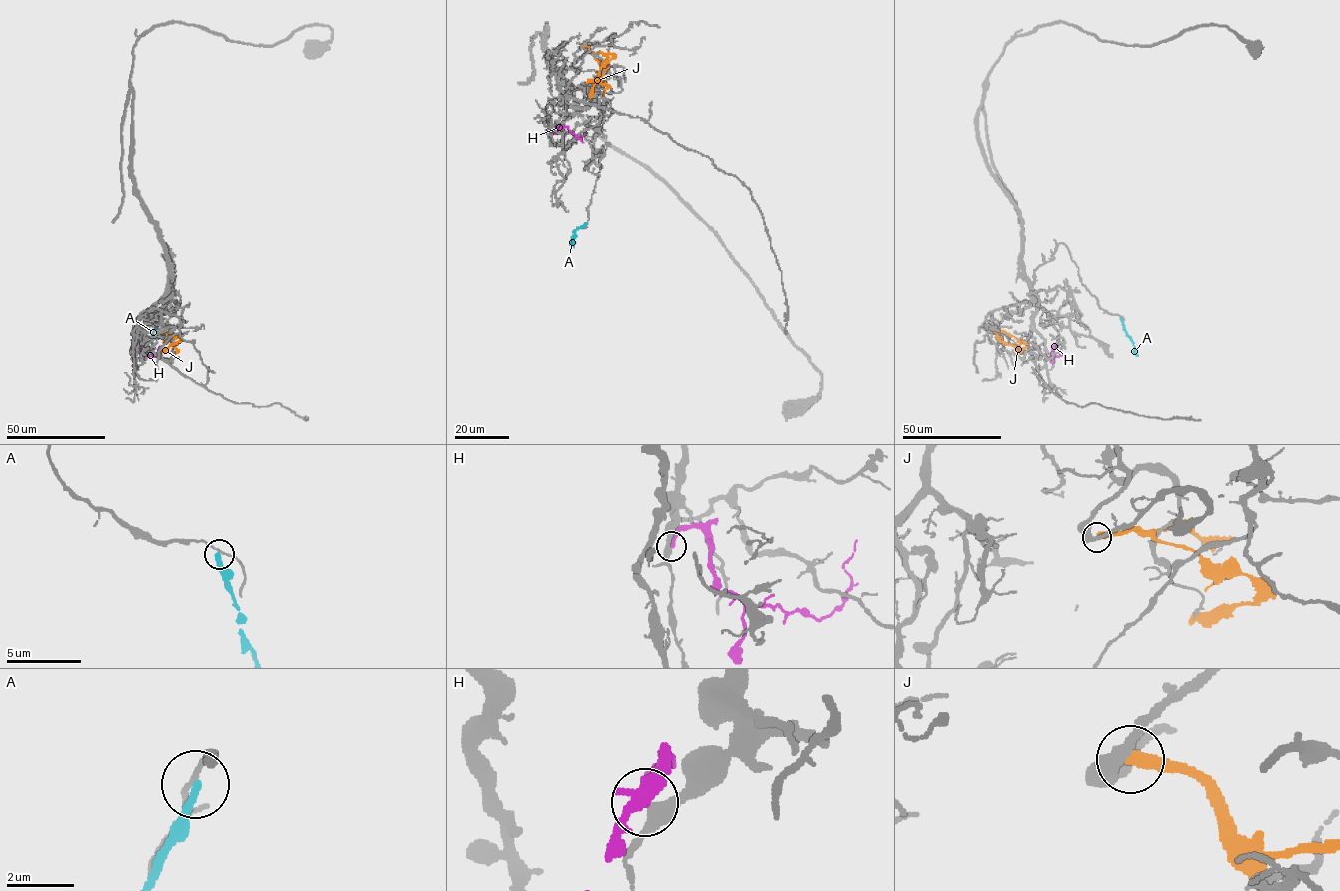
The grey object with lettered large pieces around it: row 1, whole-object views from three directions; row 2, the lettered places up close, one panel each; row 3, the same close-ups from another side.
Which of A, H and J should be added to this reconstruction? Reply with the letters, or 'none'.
H

